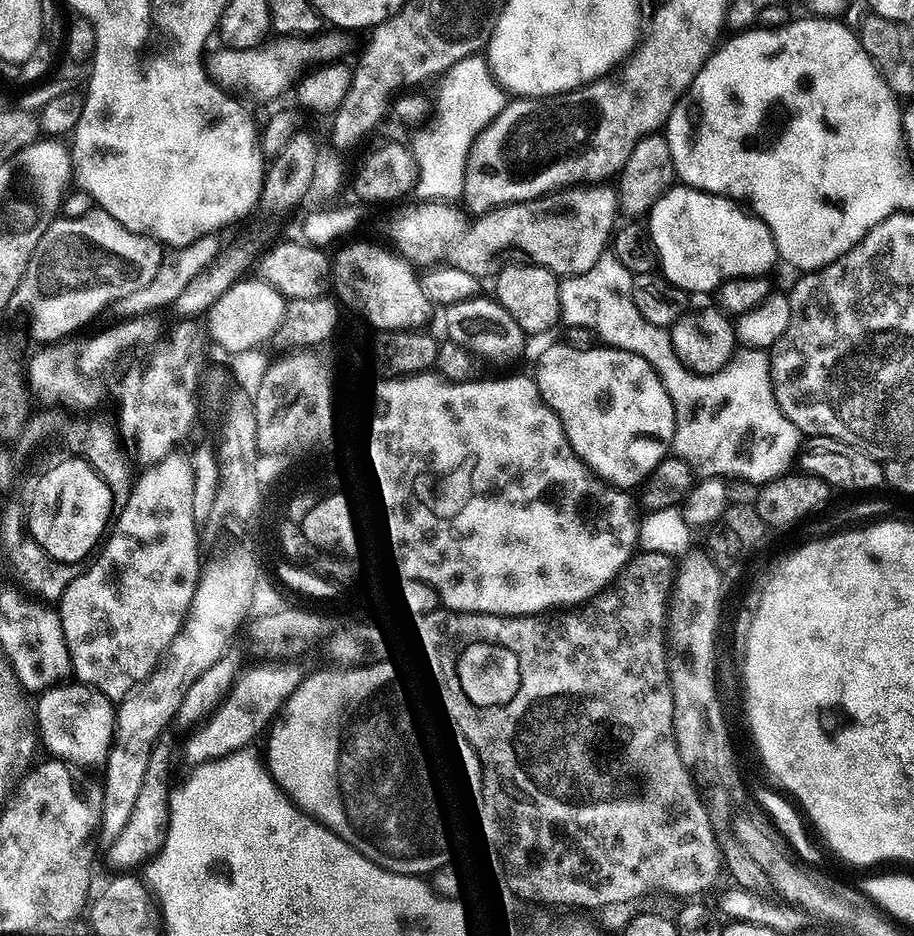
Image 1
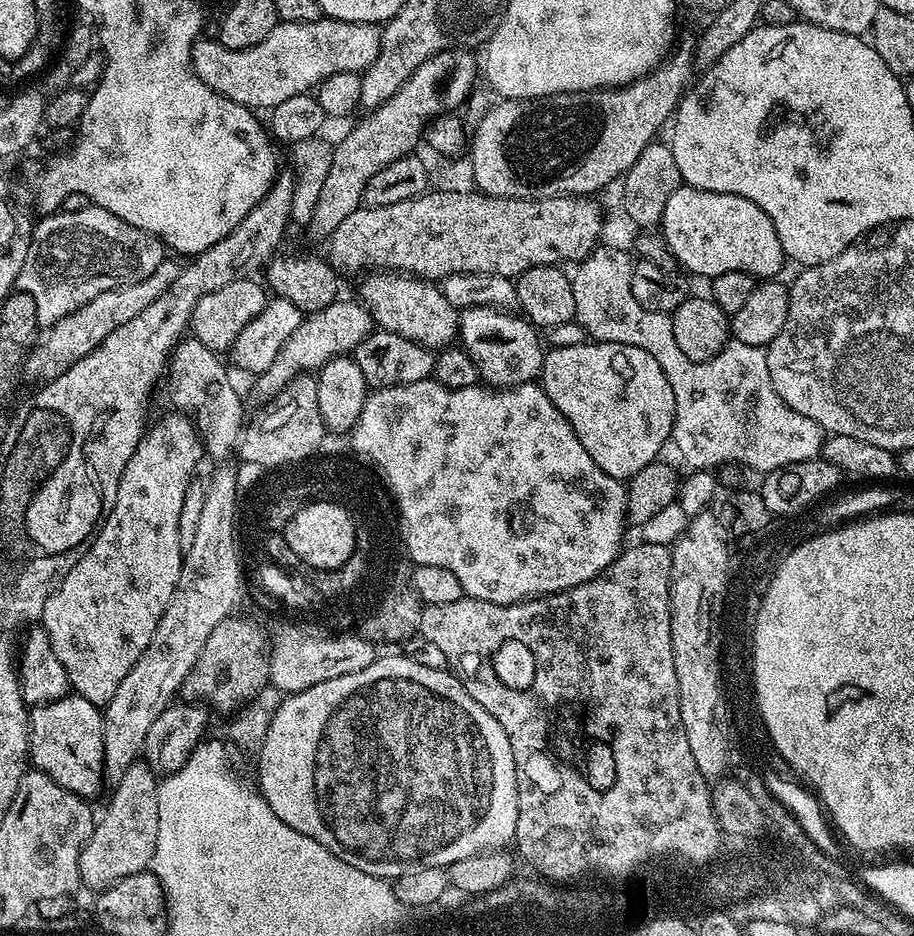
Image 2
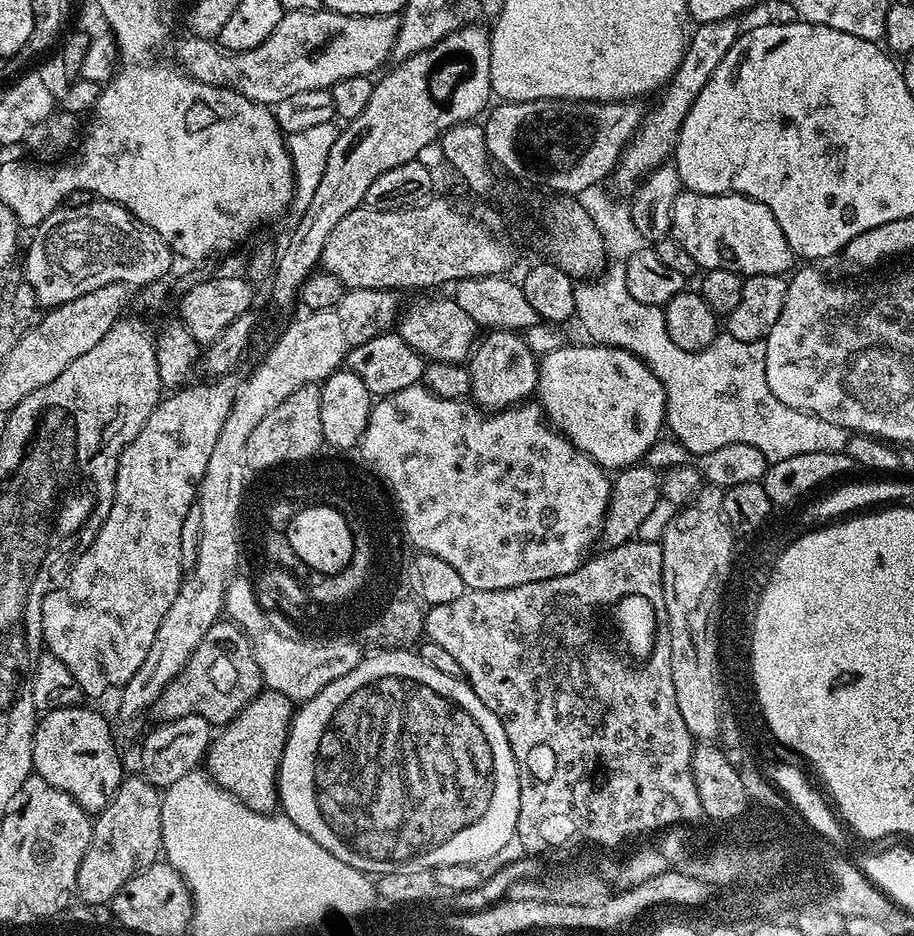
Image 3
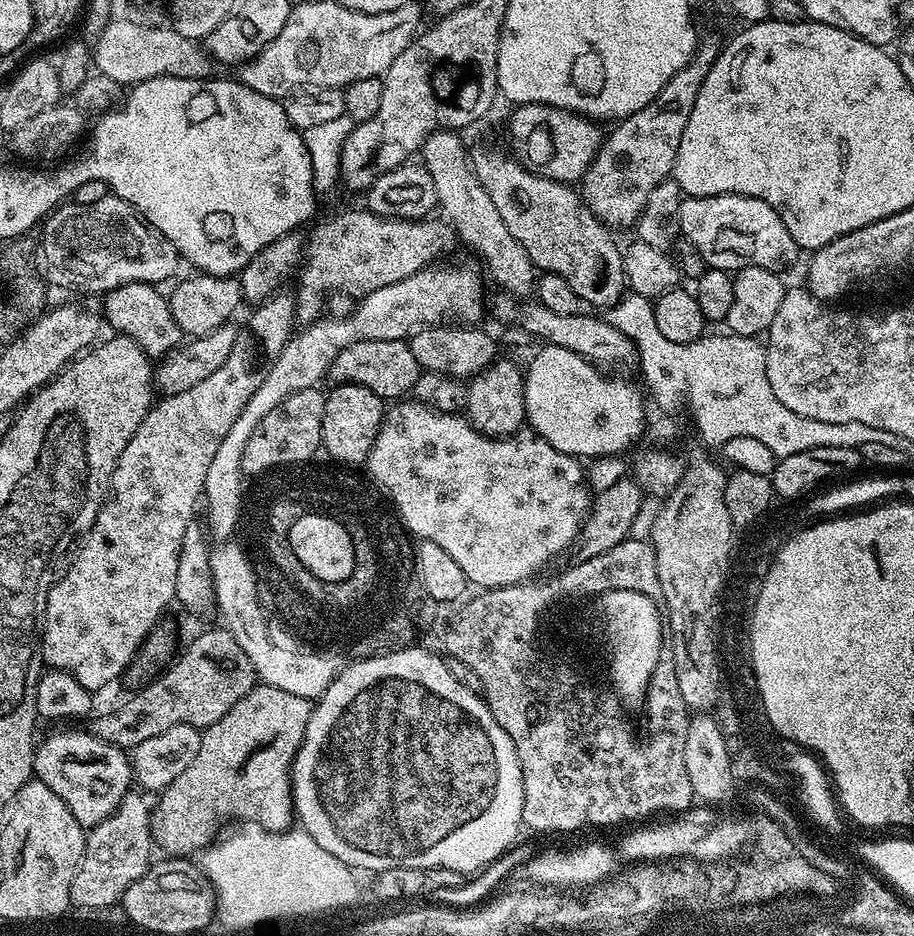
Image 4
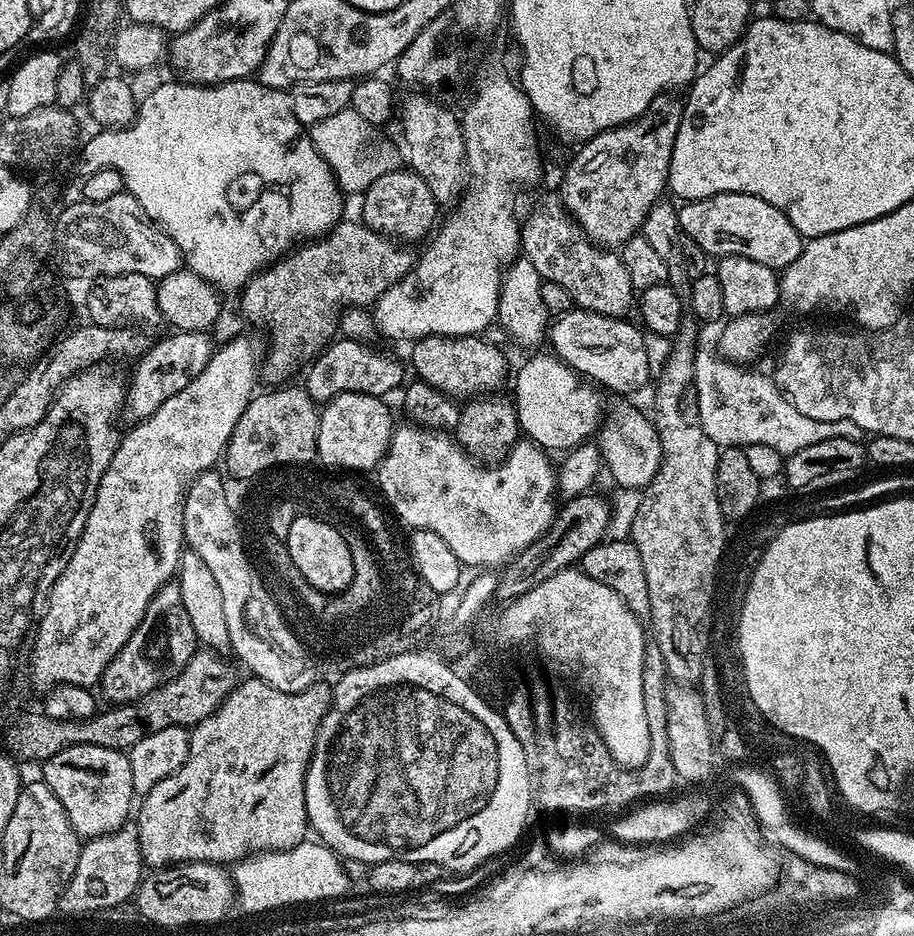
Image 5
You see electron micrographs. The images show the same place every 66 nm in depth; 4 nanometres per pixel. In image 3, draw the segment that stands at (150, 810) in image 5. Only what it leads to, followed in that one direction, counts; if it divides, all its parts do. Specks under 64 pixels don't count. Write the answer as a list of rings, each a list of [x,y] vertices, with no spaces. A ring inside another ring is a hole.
[[[261,691],[230,723],[215,733],[208,746],[207,775],[216,781],[217,786],[250,806],[250,810],[271,813],[278,804],[276,772],[280,769],[293,715],[293,701],[277,692]]]

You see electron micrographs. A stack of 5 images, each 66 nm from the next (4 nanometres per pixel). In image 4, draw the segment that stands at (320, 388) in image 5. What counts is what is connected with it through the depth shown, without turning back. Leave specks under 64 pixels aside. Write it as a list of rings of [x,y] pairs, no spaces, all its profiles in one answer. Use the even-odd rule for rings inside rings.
[[[363,340],[346,346],[346,350],[334,358],[326,376],[329,381],[332,379],[333,385],[366,386],[366,390],[378,394],[381,400],[395,402],[411,393],[421,370],[418,358],[414,358],[412,353],[411,343],[403,340]]]

